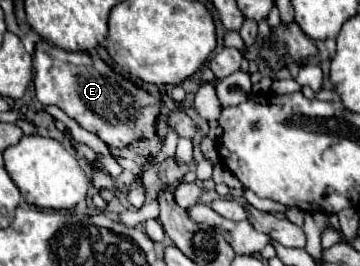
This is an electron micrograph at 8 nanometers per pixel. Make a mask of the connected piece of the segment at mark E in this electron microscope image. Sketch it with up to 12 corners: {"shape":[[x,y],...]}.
{"shape":[[40,40],[38,100],[110,148],[156,134],[160,102],[88,52]]}

